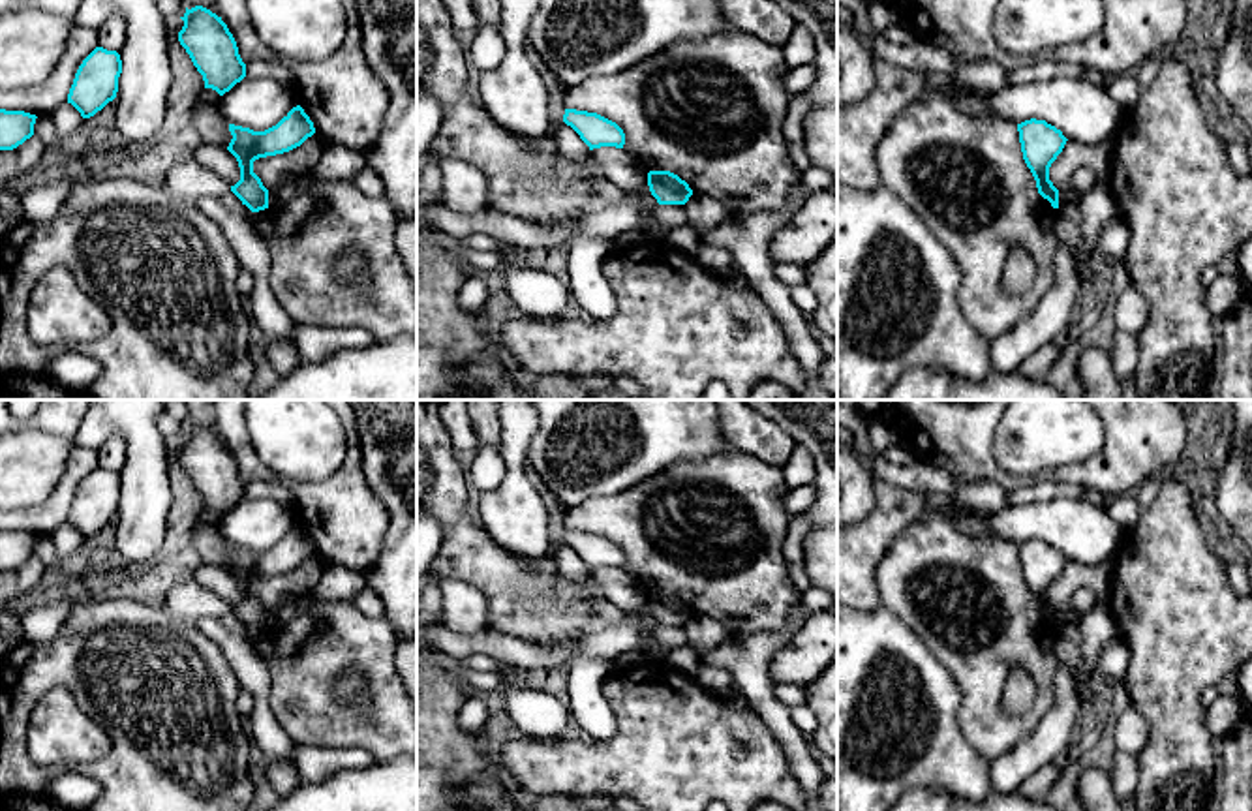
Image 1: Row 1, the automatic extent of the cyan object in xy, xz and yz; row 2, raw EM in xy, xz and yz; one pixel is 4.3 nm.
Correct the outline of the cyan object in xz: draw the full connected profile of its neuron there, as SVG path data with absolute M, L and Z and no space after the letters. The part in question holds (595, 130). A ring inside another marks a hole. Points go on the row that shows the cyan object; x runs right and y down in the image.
M565 109L563 122L580 135L589 150L601 146L623 148L625 145L623 130L597 113Z

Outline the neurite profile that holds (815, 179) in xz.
M811 165L802 173L802 186L807 190L807 193L828 190L833 188L833 176L826 169Z

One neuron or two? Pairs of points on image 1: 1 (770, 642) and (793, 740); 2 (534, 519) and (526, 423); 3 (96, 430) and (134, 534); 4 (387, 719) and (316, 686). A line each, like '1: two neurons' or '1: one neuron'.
1: one neuron
2: one neuron
3: one neuron
4: one neuron

